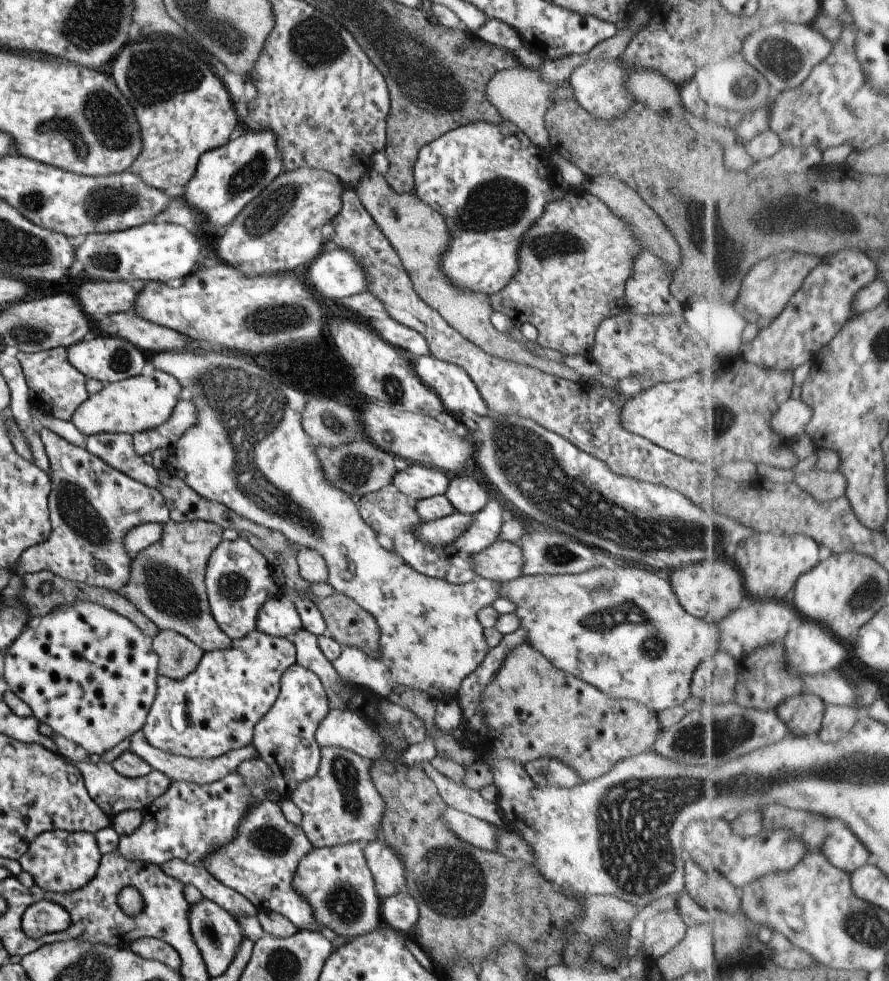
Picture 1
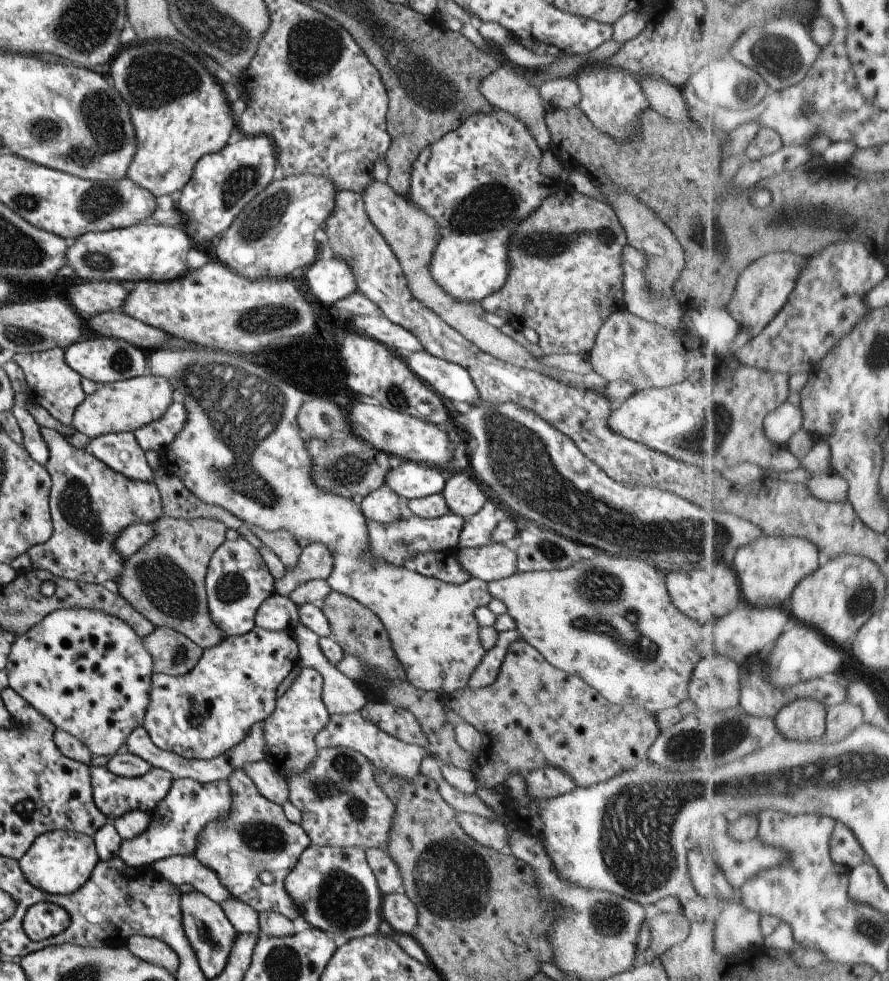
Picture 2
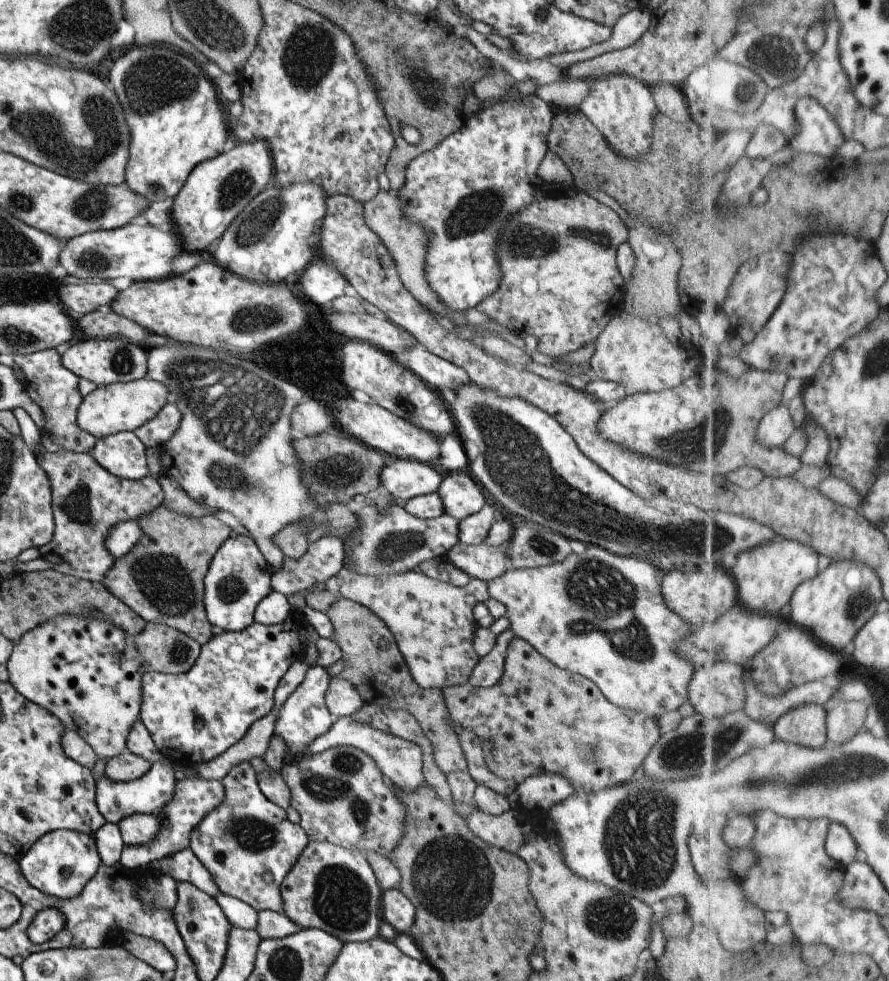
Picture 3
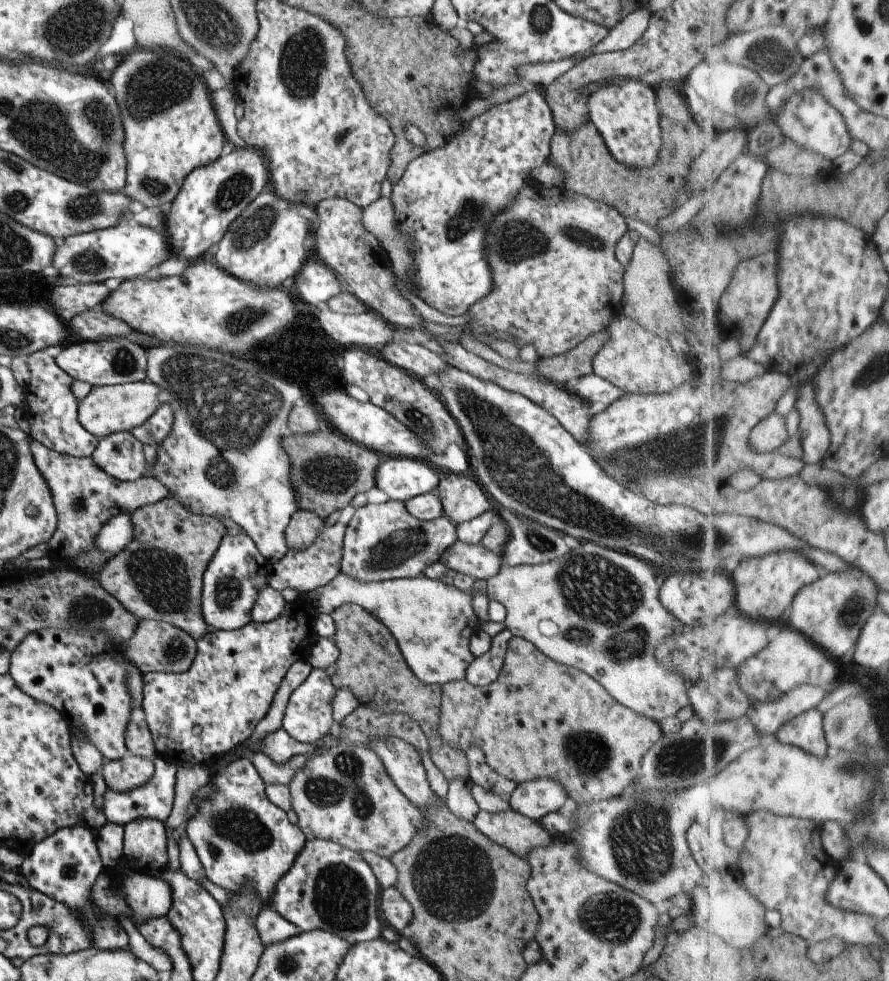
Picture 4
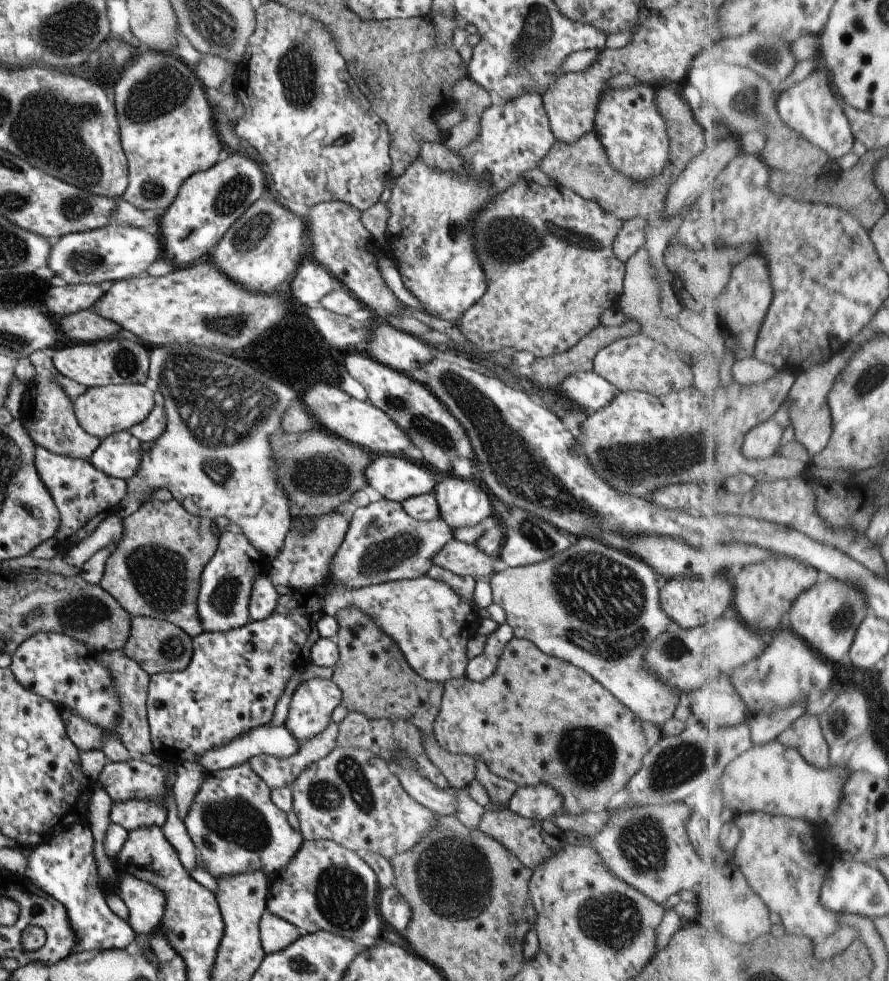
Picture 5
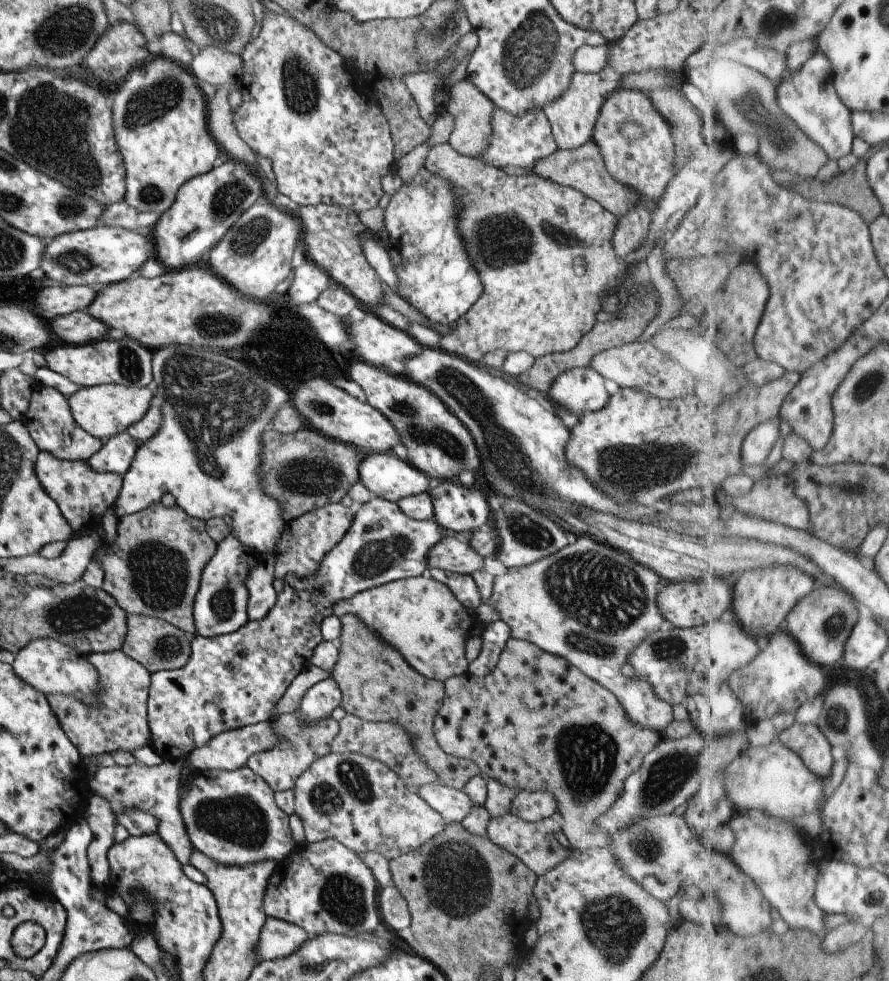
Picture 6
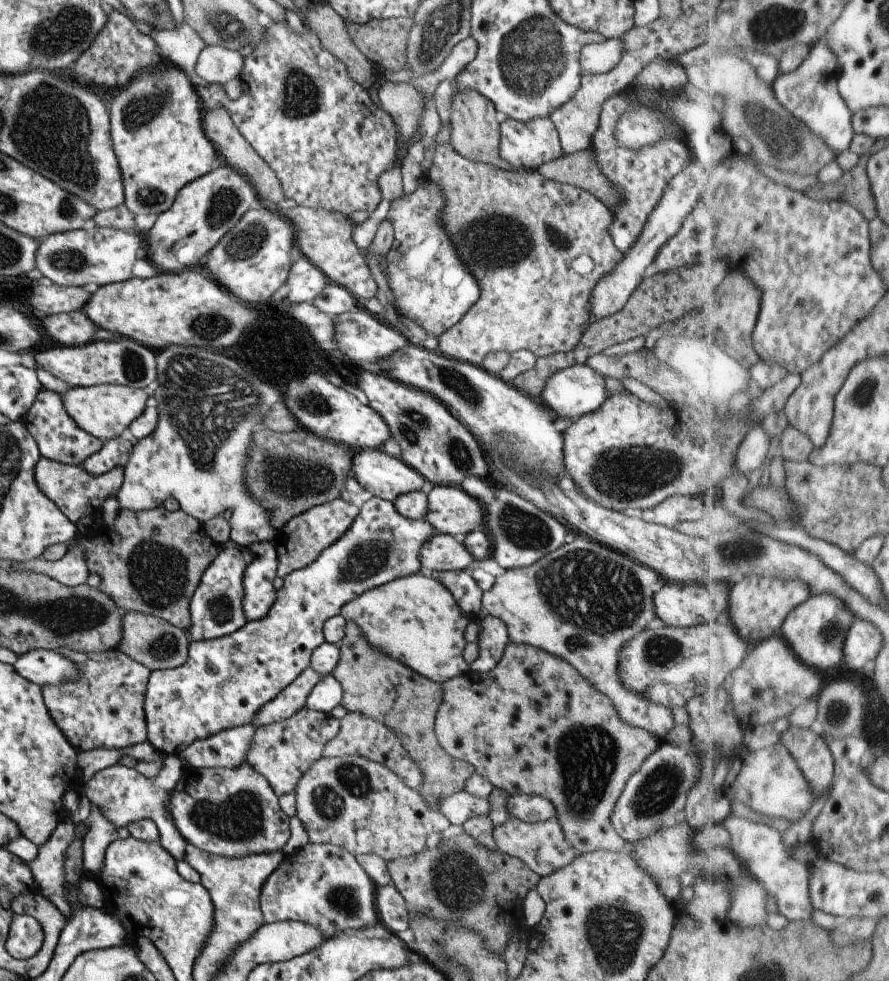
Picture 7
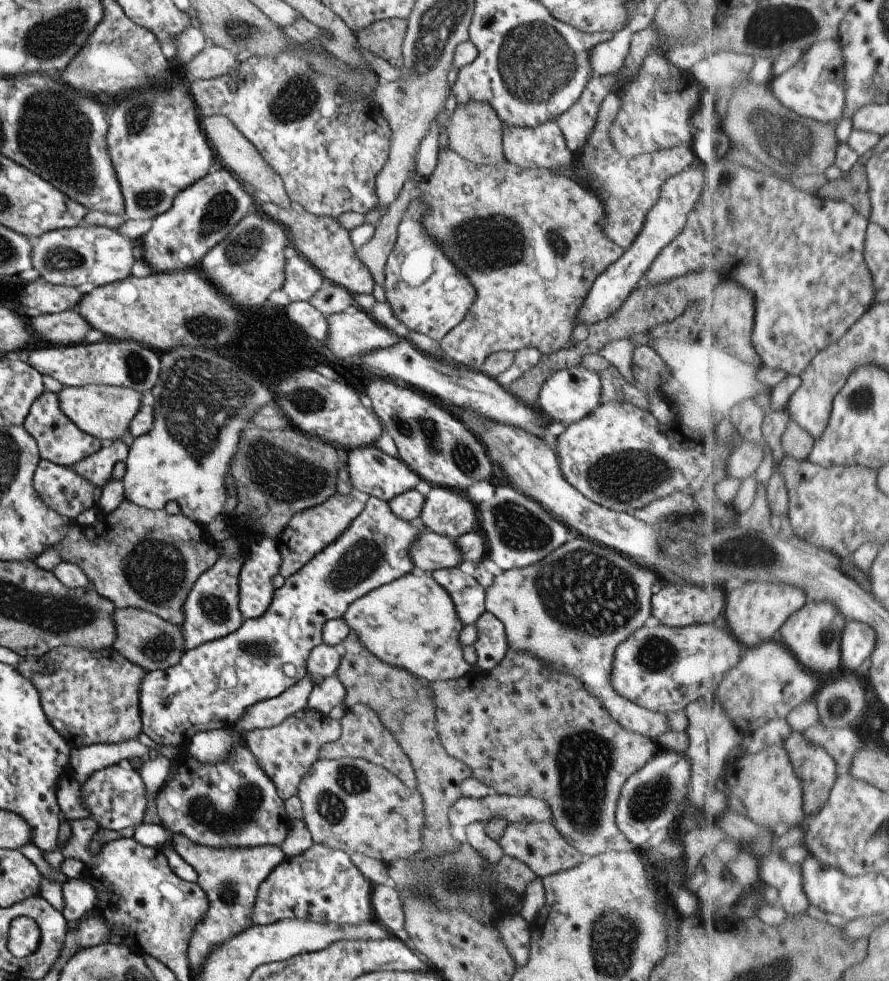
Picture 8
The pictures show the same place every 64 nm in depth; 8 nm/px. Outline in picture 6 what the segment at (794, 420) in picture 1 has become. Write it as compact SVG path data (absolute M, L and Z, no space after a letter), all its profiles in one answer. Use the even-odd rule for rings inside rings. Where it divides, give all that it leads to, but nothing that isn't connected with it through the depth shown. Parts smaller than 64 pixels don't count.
M767 420L765 423L758 425L753 433L745 438L742 445L742 454L746 465L763 465L765 464L771 450L775 448L779 440L779 426L775 420Z

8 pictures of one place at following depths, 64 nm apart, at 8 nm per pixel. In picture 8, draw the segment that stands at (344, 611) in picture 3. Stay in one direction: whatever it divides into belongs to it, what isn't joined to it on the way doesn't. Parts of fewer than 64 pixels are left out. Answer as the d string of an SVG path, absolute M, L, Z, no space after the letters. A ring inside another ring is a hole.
M348 630L341 644L344 647L344 654L334 676L345 692L342 706L351 708L360 705L371 710L380 724L393 736L400 750L409 758L416 775L415 790L422 799L424 826L421 832L421 849L409 860L420 863L424 859L432 859L445 852L459 849L461 844L448 832L451 824L448 822L447 814L451 804L461 796L461 782L472 773L465 764L448 756L439 743L434 718L434 697L429 683L407 670L376 658L363 647L353 630Z

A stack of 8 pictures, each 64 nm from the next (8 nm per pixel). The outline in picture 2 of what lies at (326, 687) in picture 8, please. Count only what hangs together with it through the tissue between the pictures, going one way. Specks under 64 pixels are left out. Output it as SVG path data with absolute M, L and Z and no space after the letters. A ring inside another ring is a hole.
M311 668L301 669L286 686L283 695L276 698L271 714L261 721L263 760L283 779L307 771L317 757L314 737L323 729L329 716L322 702L321 676Z

